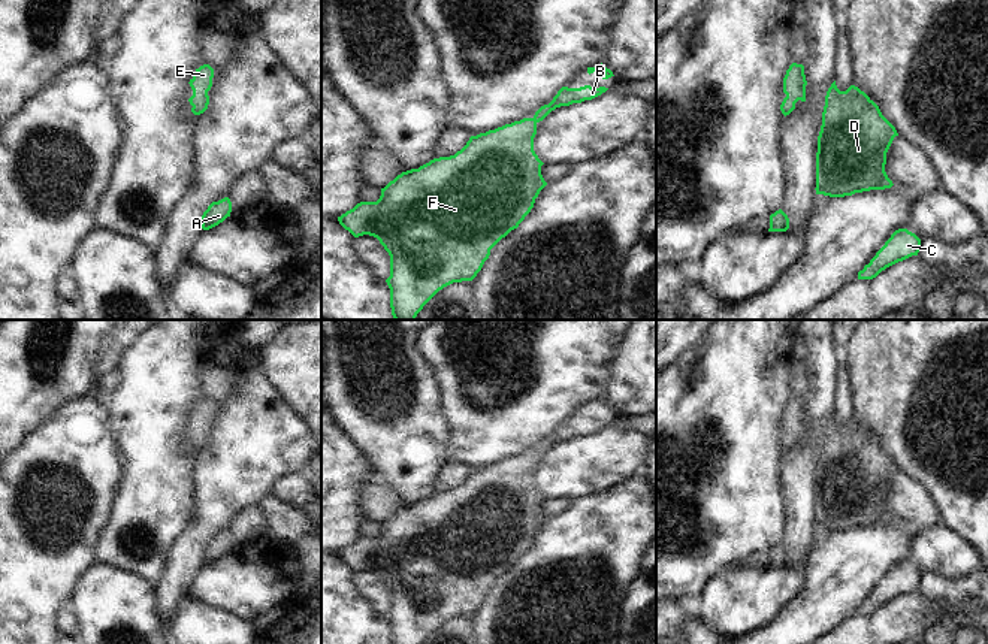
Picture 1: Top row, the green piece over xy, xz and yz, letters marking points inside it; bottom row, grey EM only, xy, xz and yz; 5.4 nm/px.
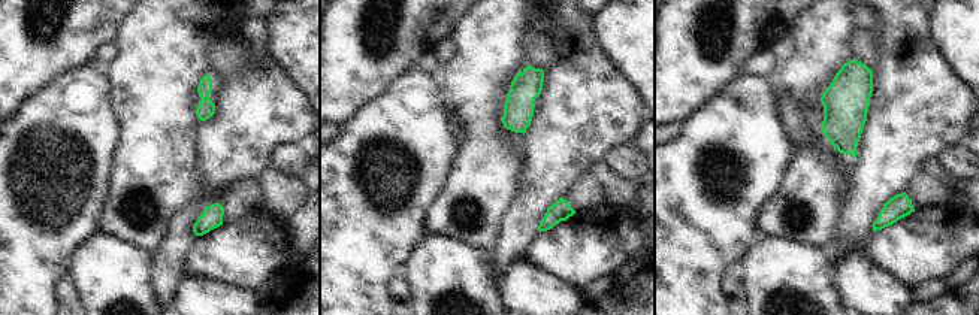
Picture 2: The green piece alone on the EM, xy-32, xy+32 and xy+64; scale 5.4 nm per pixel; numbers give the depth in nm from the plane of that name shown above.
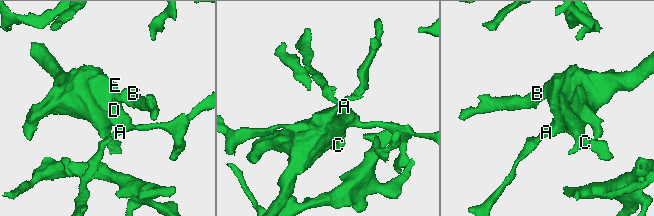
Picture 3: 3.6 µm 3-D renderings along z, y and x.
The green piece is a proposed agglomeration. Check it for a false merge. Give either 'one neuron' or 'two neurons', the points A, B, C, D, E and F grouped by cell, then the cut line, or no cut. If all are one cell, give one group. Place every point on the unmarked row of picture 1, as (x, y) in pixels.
one neuron; groups A B C D E F; cut none

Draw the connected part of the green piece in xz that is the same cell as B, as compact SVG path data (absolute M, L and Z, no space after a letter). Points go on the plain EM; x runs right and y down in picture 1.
M590 420L562 421L532 453L471 471L454 490L433 493L419 504L402 507L381 523L377 536L360 536L338 551L339 559L354 572L374 571L389 587L390 611L386 617L392 644L423 644L444 622L477 611L490 584L519 562L547 520L541 510L544 498L534 486L537 459L556 442L592 435L607 424Z

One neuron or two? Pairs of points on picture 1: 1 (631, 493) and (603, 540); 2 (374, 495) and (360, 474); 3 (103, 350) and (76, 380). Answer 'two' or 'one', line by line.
1: one
2: two
3: one

